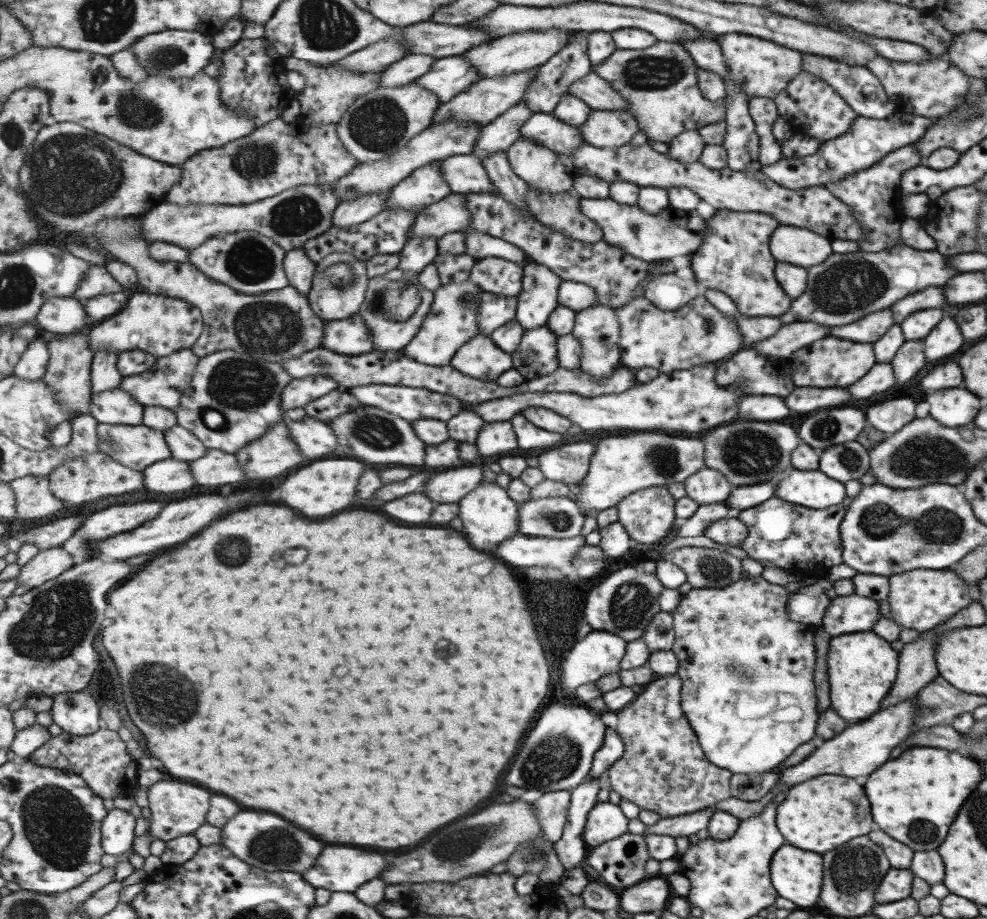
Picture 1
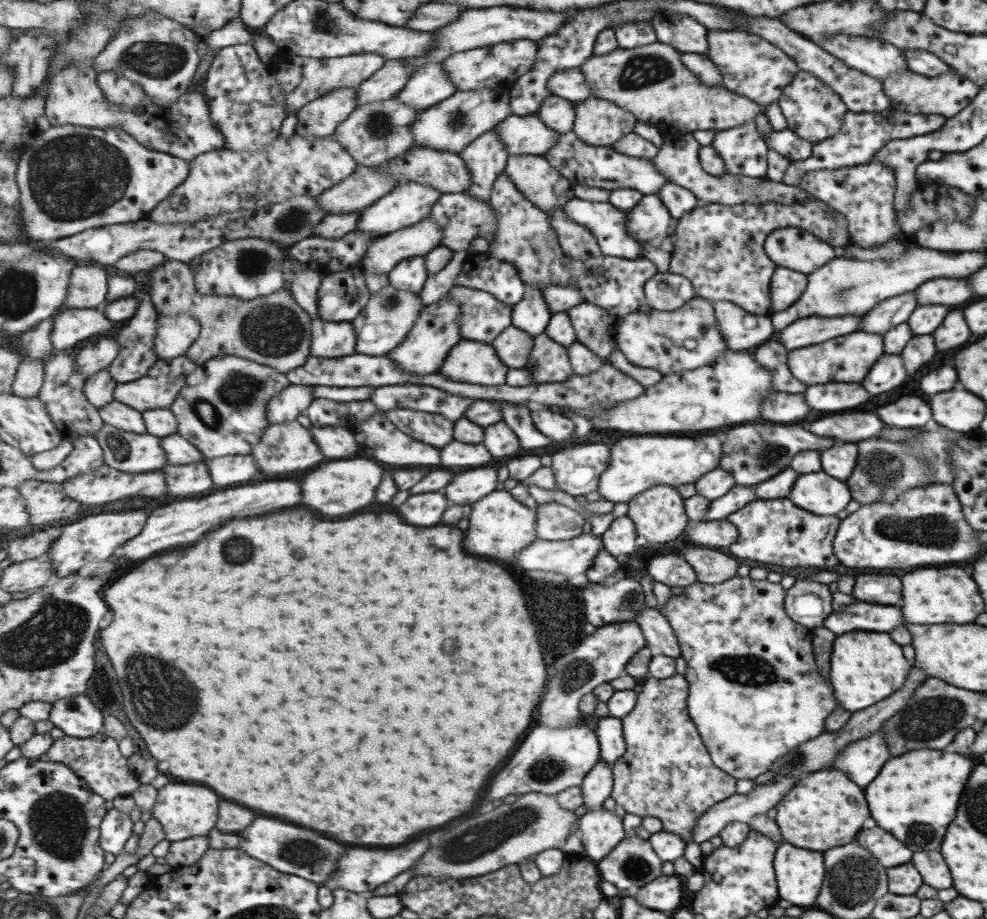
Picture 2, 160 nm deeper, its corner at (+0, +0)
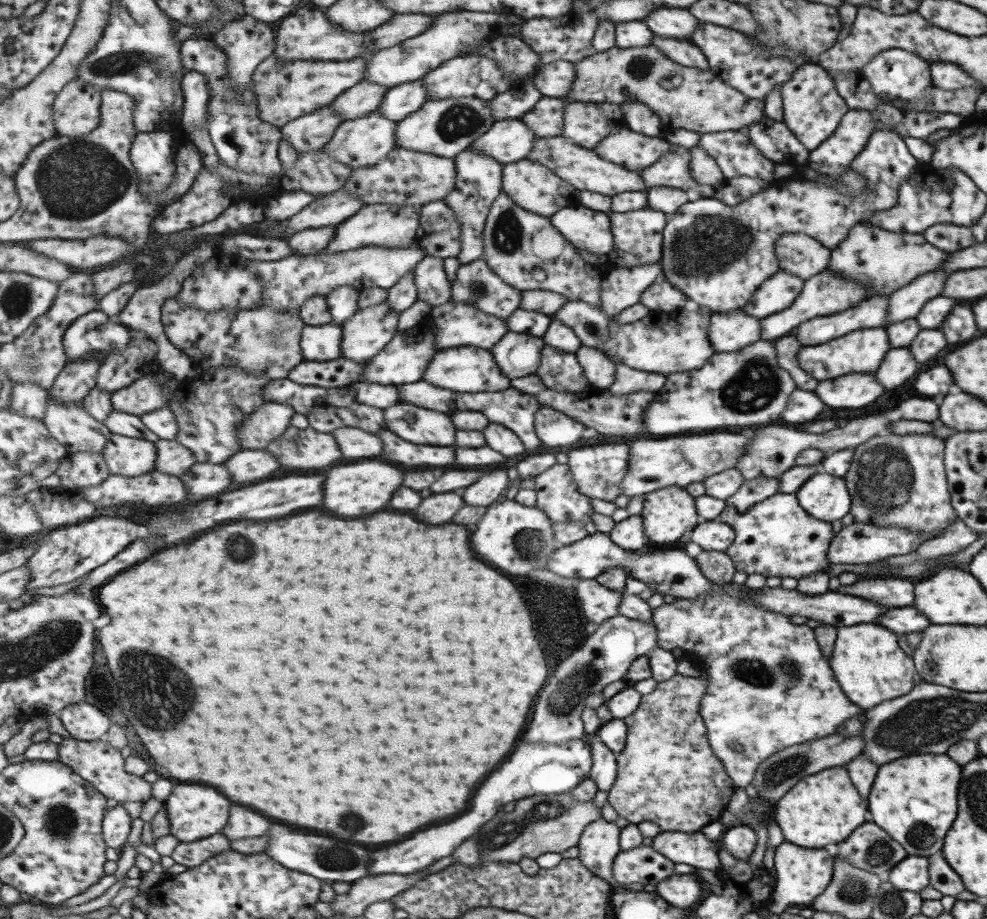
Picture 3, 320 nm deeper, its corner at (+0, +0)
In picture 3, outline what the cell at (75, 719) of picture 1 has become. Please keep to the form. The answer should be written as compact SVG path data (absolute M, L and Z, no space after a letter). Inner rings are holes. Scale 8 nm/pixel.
M87 702L69 705L58 714L66 735L87 742L104 739L111 726L111 718Z

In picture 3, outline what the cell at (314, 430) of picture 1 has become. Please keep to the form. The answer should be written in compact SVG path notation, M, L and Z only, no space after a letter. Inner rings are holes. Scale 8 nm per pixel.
M341 428L335 438L345 458L373 458L383 454L383 442L379 436L357 428Z

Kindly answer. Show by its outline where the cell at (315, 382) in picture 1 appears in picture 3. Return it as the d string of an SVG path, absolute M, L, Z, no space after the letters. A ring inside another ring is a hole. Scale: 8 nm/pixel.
M269 402L260 406L244 422L240 434L240 445L245 450L263 450L269 447L273 438L283 437L291 426L291 420L296 410L279 402Z

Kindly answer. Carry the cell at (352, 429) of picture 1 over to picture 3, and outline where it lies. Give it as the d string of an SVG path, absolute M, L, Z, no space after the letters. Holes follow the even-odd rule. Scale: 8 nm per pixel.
M383 430L379 434L385 442L383 456L391 462L405 466L447 466L457 460L457 452L453 446L421 446L407 442L393 434L391 430Z

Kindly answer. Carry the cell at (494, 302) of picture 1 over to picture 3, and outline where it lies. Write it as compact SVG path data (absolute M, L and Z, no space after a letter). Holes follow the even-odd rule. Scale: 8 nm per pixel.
M449 300L441 306L432 307L430 315L437 326L437 346L453 348L453 346L479 346L491 350L509 331L507 321L487 314L480 307L473 306L472 302L457 302Z

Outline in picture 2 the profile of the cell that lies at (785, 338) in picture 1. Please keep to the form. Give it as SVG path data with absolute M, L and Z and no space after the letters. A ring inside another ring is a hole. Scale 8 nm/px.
M845 315L837 318L801 318L791 322L785 330L775 333L773 339L787 350L803 348L825 342L835 336L843 336L858 330L861 315Z

